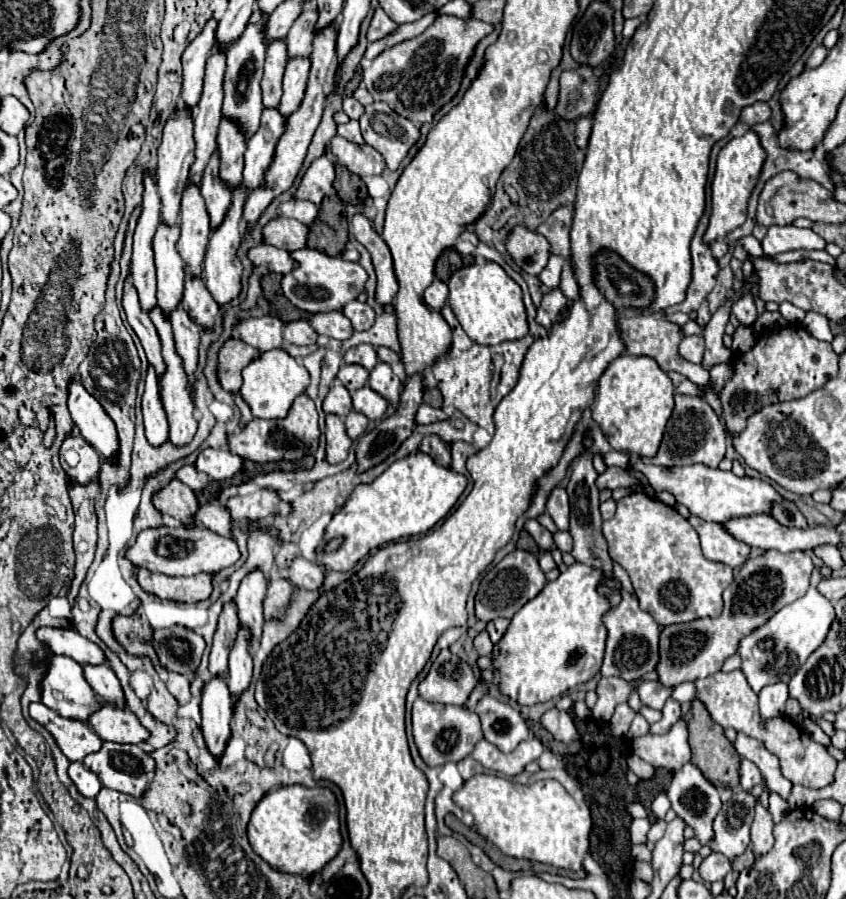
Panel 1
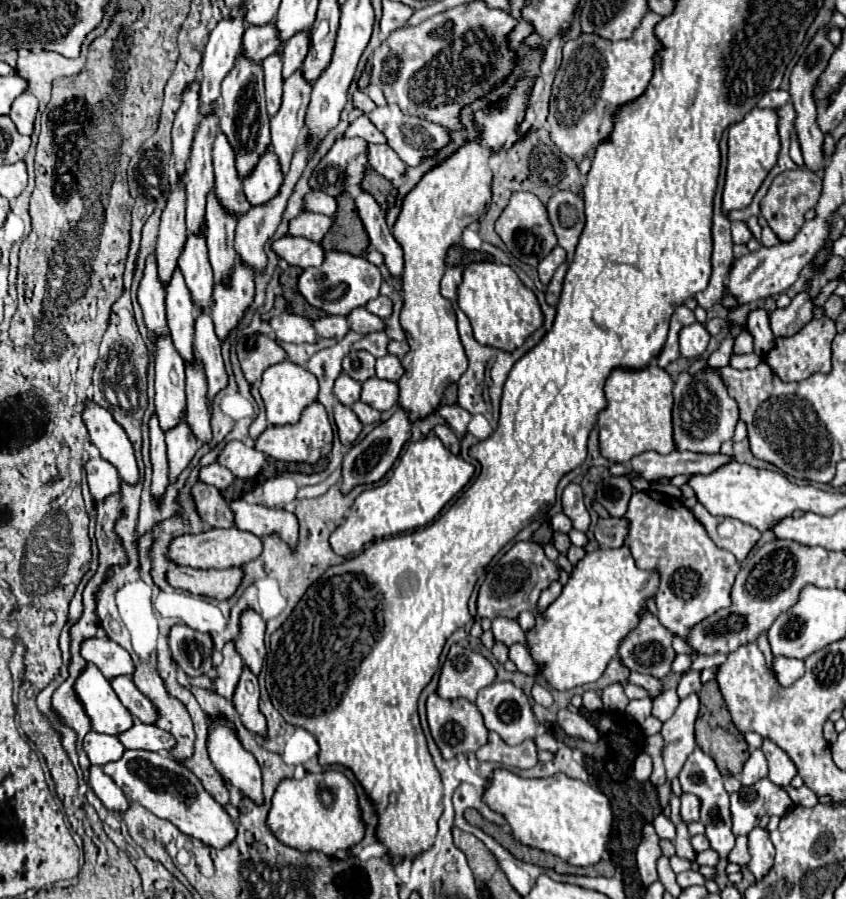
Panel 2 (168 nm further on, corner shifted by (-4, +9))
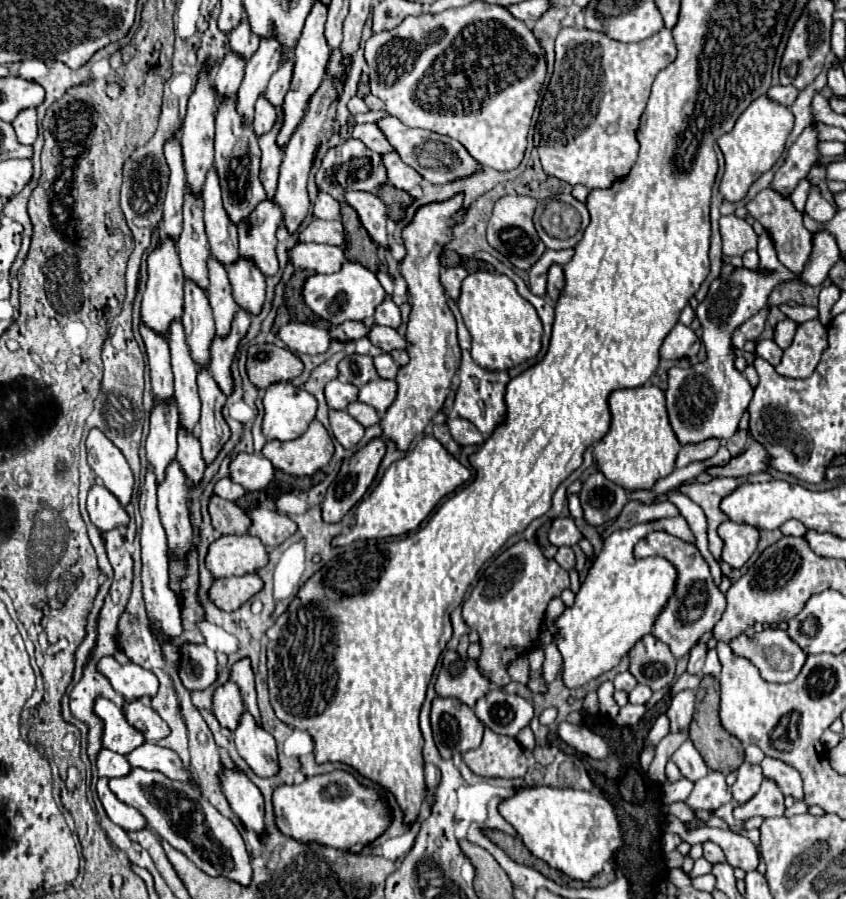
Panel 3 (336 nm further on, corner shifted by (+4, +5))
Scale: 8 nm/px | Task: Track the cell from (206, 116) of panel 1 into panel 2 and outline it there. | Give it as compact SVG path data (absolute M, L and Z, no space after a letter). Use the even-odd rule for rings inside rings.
M205 120L205 124L199 124L199 130L193 140L189 168L185 176L185 192L187 192L187 232L189 234L201 234L201 228L205 224L205 204L207 196L213 188L213 164L211 164L211 148L213 140L205 136L213 124L219 124L219 120Z

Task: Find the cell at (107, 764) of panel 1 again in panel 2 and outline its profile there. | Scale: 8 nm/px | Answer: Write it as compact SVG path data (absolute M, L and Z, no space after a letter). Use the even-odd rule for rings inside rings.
M125 750L125 756L121 760L105 764L103 770L113 778L113 782L123 790L129 800L145 806L157 818L175 824L185 836L195 838L215 850L221 850L235 840L237 826L233 818L203 788L199 778L183 764L171 760L171 756L145 750Z

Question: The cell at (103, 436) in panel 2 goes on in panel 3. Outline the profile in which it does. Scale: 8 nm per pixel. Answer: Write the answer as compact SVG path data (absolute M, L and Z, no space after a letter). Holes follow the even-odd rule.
M93 428L87 436L87 460L93 472L103 480L105 488L127 506L133 494L133 472L123 452L99 428Z

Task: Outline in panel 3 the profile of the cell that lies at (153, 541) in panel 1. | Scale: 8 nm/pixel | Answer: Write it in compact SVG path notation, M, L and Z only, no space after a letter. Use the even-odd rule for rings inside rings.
M221 536L205 556L205 566L215 578L251 574L267 564L267 552L255 536Z

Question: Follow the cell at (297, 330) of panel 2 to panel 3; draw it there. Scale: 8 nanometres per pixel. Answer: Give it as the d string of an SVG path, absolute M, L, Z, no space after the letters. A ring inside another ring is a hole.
M289 322L279 328L279 340L293 352L301 354L323 354L329 348L329 332L325 328L317 328L313 324Z

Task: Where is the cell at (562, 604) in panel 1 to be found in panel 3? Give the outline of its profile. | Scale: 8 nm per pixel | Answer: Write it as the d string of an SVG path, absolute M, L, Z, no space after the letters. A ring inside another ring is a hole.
M683 516L635 524L629 530L615 530L603 542L603 550L587 568L575 604L565 608L565 612L553 620L553 638L563 658L561 678L567 688L579 688L615 668L635 642L653 630L655 616L673 594L677 572L669 560L659 556L637 560L633 556L633 546L651 530L665 530L681 540L695 542Z

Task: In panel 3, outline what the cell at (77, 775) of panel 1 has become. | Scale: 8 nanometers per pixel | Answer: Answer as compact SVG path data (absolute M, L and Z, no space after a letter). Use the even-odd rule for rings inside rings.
M99 778L97 782L97 794L99 794L99 800L109 816L111 822L119 824L123 830L141 830L147 826L145 818L141 816L139 810L123 804L107 786L107 780L105 778Z

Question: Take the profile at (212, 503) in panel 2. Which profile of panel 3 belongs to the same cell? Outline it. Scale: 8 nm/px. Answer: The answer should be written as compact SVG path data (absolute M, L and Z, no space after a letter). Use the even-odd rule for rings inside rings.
M211 496L209 500L209 514L211 524L217 530L217 534L245 534L249 528L247 514L235 506L229 500L223 500L219 496Z

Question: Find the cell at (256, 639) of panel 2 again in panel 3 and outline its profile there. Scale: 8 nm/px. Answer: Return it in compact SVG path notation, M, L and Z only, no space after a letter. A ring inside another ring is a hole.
M241 658L241 660L237 660L237 664L233 664L231 680L239 686L243 702L245 702L245 708L259 722L259 710L257 710L257 700L255 700L255 674L253 674L249 658Z

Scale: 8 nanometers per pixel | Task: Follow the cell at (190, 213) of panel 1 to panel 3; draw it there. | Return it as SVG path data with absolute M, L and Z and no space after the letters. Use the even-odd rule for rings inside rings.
M185 280L185 304L183 304L183 326L187 344L191 348L191 356L195 364L207 366L209 362L209 344L215 336L215 322L211 304L207 294L193 284L193 280Z

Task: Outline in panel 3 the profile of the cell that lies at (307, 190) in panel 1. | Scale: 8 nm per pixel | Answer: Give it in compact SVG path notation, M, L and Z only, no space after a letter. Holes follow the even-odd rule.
M353 138L345 140L343 144L339 144L335 148L329 148L321 162L321 168L315 174L315 184L317 184L319 192L331 194L335 200L341 200L345 196L345 192L351 192L351 190L365 190L365 192L375 194L377 188L385 180L387 180L387 174L385 174L381 154L371 152L361 140L353 140Z

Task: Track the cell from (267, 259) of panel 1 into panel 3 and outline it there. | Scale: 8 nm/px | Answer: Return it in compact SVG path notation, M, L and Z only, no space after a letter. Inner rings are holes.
M295 244L287 250L289 262L295 268L305 268L321 274L333 274L337 272L343 262L343 248L339 246L327 246L327 244Z

